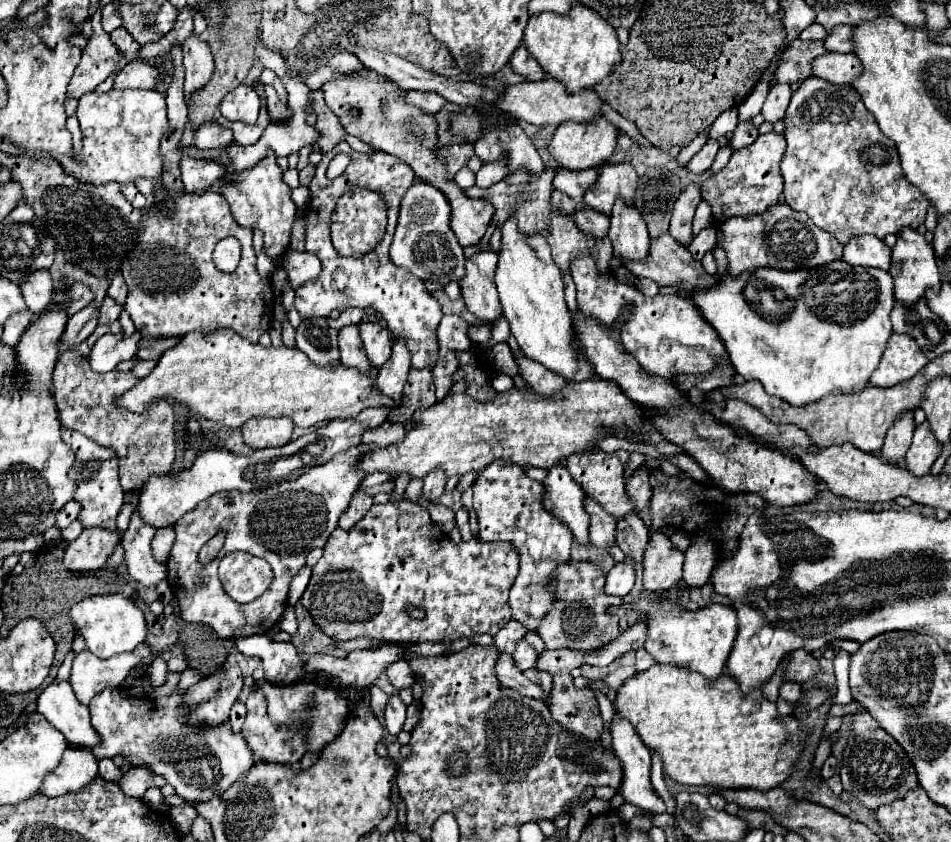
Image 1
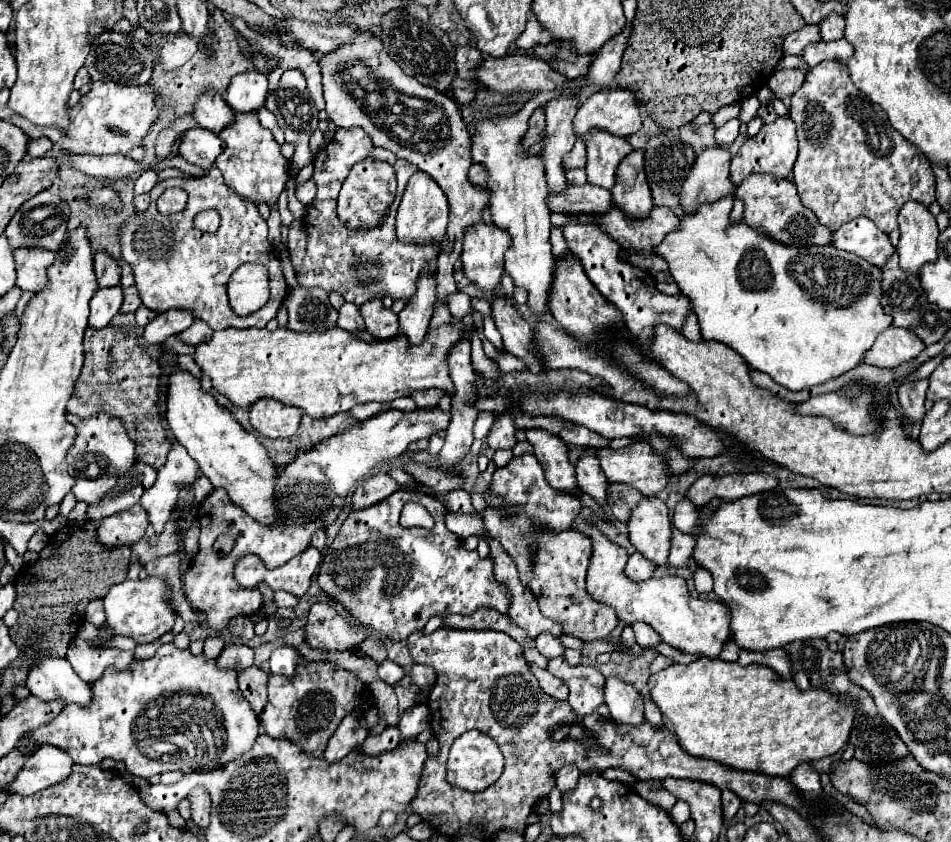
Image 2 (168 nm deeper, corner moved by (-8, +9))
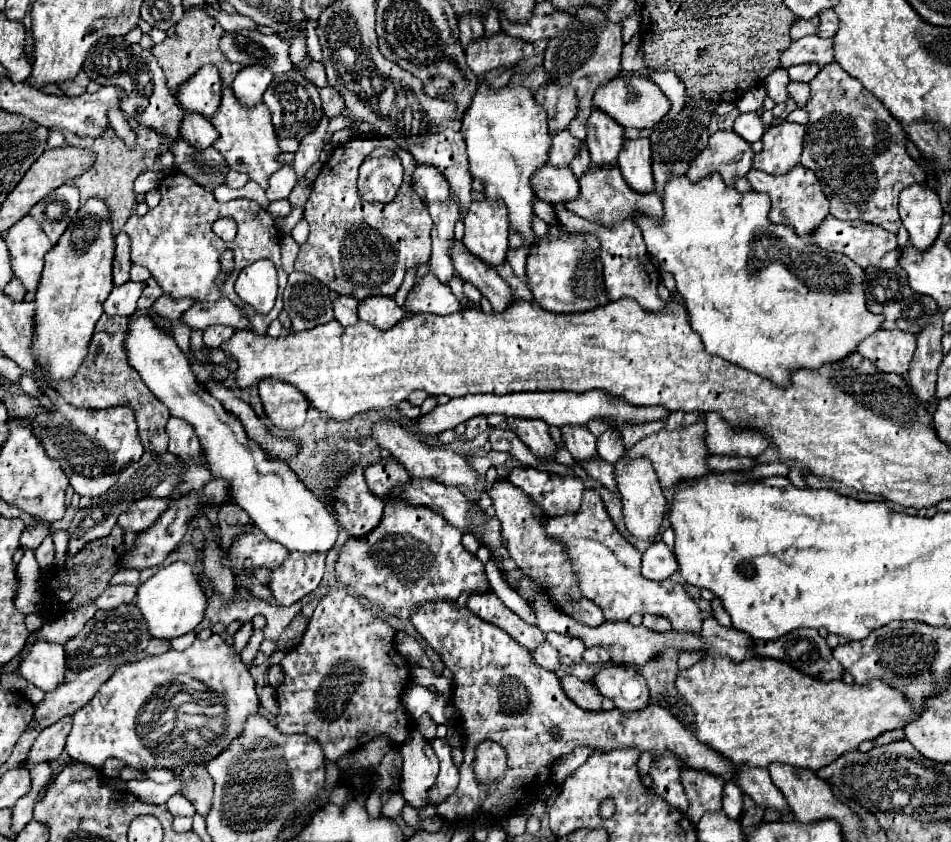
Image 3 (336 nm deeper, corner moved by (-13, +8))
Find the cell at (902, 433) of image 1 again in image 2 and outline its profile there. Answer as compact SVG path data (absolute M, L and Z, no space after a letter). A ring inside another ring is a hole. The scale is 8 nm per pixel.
M919 379L919 381L905 381L905 383L901 383L901 387L897 389L901 411L903 411L903 415L905 415L905 419L907 419L909 423L919 421L919 419L923 419L923 415L925 415L923 403L925 403L927 385L929 385L927 379Z

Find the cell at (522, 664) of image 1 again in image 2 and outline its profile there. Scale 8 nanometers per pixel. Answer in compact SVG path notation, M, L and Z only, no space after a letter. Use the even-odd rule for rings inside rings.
M551 633L539 635L535 639L535 643L537 643L539 653L545 655L545 657L557 657L557 655L563 655L565 653L565 645L559 639L555 639Z

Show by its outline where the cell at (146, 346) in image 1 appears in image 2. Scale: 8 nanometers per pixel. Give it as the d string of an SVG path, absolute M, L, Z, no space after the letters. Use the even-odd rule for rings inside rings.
M197 319L189 329L185 329L183 333L179 333L179 337L181 337L185 343L189 343L189 345L199 345L199 343L207 341L207 337L211 337L209 325L207 325L205 321L199 321L199 319Z

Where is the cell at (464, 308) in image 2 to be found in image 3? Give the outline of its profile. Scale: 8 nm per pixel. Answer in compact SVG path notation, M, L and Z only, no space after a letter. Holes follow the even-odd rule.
M428 274L420 282L414 284L414 288L410 290L410 294L406 298L404 310L412 312L412 314L432 312L438 316L446 316L446 314L454 314L462 308L458 304L458 298L452 294L452 290L442 282L436 282L436 278L432 278L432 274Z

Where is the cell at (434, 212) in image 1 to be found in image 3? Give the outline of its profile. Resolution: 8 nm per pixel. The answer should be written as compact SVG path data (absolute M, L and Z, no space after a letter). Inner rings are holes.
M416 166L412 176L412 188L420 196L422 202L448 202L450 186L444 182L444 176L432 166Z

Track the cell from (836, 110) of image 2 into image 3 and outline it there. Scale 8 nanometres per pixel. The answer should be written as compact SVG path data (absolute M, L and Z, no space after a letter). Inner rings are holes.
M836 62L824 66L820 74L808 82L808 86L810 98L804 104L804 110L810 114L810 120L806 124L800 164L818 176L822 190L830 200L830 214L838 220L864 220L878 224L884 230L898 232L902 226L898 214L898 196L902 188L926 184L924 170L908 154L908 134L902 130L900 122L884 110L884 104L874 94L868 94L868 90L860 86L860 80L852 78Z

